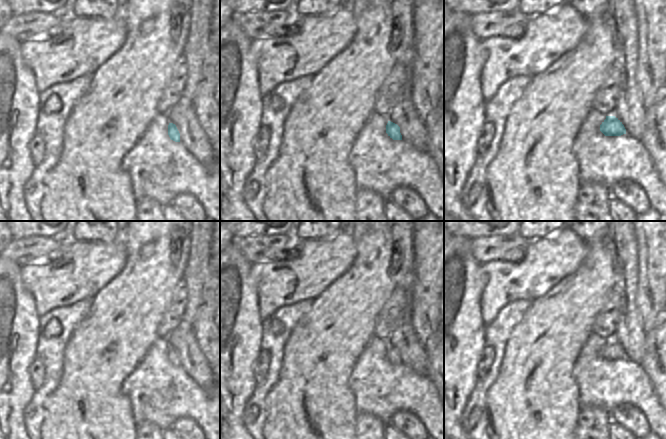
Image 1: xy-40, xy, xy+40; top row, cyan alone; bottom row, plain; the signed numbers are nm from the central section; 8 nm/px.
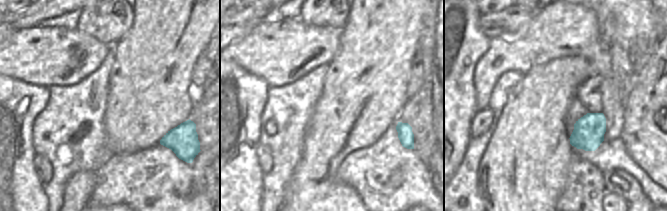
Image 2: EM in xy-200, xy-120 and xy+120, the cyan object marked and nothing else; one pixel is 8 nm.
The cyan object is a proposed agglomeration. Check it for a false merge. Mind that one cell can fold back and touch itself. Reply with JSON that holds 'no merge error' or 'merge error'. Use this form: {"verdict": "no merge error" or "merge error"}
{"verdict": "no merge error"}

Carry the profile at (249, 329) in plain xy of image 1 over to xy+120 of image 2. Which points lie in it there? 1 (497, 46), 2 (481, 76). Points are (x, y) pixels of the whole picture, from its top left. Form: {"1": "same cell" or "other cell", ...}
{"1": "other cell", "2": "other cell"}

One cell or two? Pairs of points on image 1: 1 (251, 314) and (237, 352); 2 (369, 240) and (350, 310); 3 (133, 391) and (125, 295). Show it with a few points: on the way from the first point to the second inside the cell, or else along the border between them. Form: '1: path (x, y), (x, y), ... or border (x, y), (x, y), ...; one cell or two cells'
1: path (242, 323), (242, 343); one cell
2: path (367, 257), (362, 262), (362, 291), (360, 293); one cell
3: border (145, 353), (122, 383), (126, 396); two cells

